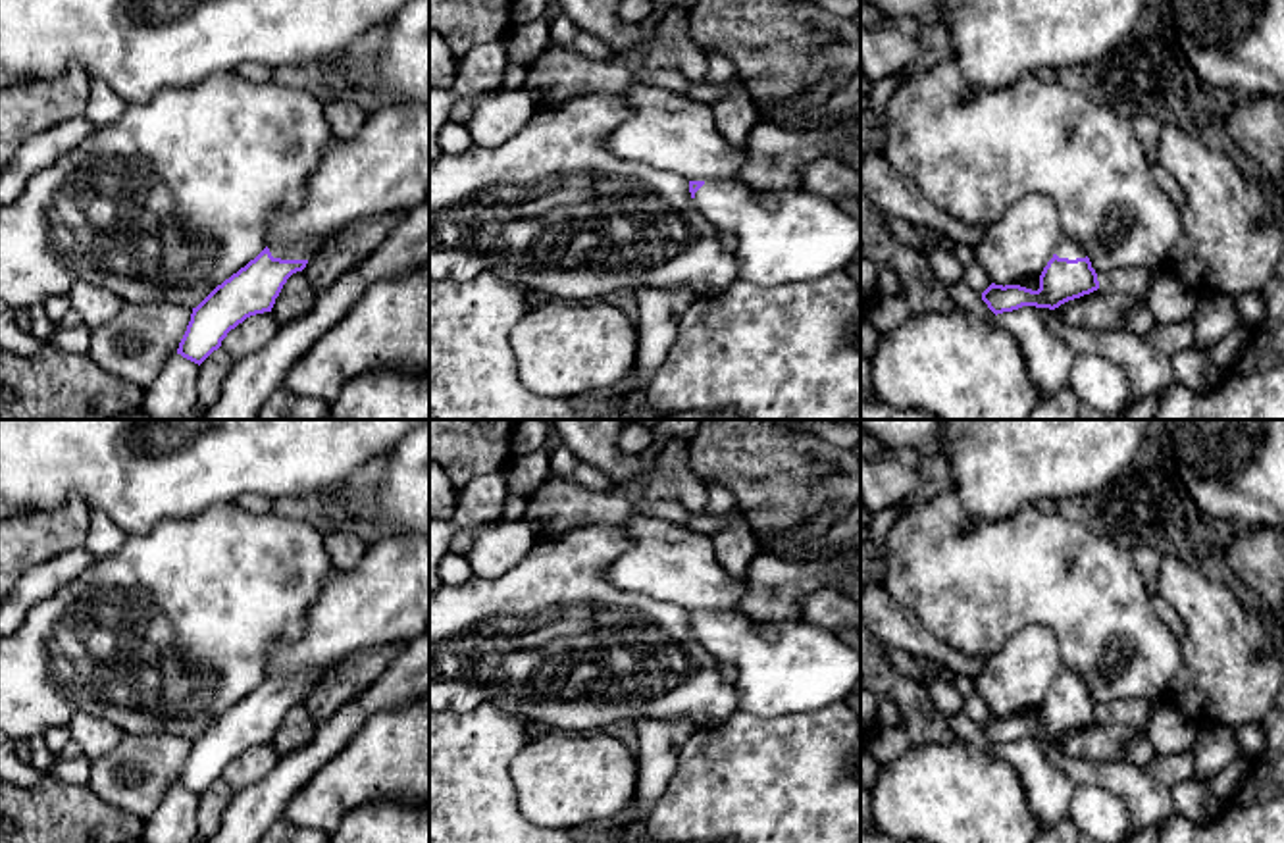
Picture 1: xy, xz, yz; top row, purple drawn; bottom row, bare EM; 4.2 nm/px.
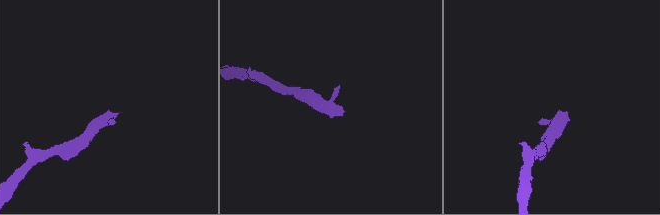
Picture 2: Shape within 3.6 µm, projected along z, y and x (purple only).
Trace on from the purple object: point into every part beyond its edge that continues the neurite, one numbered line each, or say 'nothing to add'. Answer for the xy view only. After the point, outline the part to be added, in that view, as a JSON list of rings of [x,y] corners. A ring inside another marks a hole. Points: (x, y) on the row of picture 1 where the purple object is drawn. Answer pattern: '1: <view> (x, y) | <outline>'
1: xy (307, 249) | [[[312,239],[295,244],[275,244],[268,246],[273,258],[281,260],[308,260],[318,254],[323,246],[327,246],[333,239]]]

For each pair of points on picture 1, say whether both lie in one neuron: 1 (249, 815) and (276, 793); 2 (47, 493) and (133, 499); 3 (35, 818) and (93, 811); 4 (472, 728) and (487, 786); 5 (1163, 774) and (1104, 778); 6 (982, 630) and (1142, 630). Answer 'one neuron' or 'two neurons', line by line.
1: one neuron
2: one neuron
3: one neuron
4: one neuron
5: two neurons
6: one neuron

